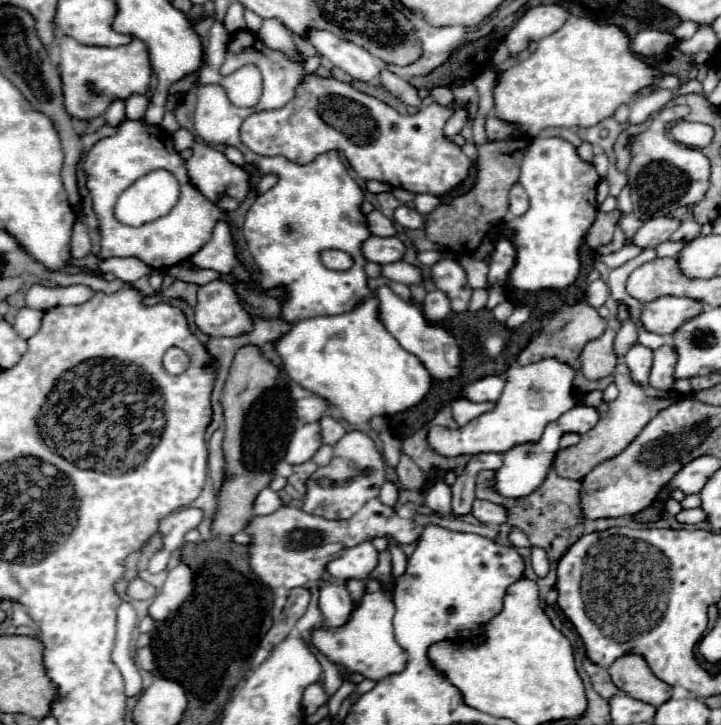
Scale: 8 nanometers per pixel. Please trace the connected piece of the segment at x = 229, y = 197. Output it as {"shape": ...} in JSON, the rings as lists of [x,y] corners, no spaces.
{"shape":[[[184,128],[176,130],[172,138],[174,138],[174,146],[178,150],[192,148],[192,152],[194,152],[192,158],[186,162],[186,170],[188,170],[190,184],[196,186],[204,194],[206,200],[210,200],[212,204],[220,206],[222,210],[228,212],[228,210],[238,208],[238,204],[248,194],[248,178],[250,178],[250,172],[246,168],[240,168],[240,166],[234,166],[232,162],[228,162],[228,158],[220,150],[216,150],[216,148],[212,148],[208,144],[198,144],[194,140],[194,136],[188,130],[184,130]]]}

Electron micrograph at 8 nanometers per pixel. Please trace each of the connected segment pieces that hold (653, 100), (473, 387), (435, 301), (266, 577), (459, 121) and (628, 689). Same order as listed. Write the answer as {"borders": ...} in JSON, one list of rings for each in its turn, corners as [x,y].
{"borders":[[[[658,90],[652,96],[646,98],[638,98],[632,102],[632,110],[630,110],[630,124],[642,124],[650,114],[660,112],[664,108],[666,102],[672,100],[672,90]]],[[[486,376],[468,384],[460,396],[466,396],[470,402],[496,402],[502,394],[502,388],[504,380],[500,376]]],[[[432,290],[432,292],[426,294],[424,304],[422,304],[422,310],[424,310],[426,320],[432,322],[432,324],[438,324],[438,322],[446,320],[446,316],[452,312],[450,306],[448,306],[446,294],[440,292],[440,290]]],[[[378,498],[368,500],[362,510],[348,520],[326,520],[314,514],[298,512],[294,506],[282,506],[272,514],[252,516],[246,532],[252,538],[248,544],[248,564],[270,590],[306,586],[306,582],[318,580],[324,574],[326,564],[332,558],[338,558],[348,546],[386,534],[398,544],[412,544],[420,536],[418,526],[410,518],[402,518]]],[[[456,110],[456,114],[446,122],[446,126],[444,126],[444,136],[446,138],[452,138],[454,134],[458,134],[460,130],[462,130],[462,126],[468,122],[468,118],[466,118],[466,114],[464,114],[464,110]]],[[[626,654],[618,658],[608,668],[608,674],[624,694],[640,702],[660,706],[670,698],[672,688],[666,682],[660,682],[660,678],[648,670],[648,664],[638,654]]]]}

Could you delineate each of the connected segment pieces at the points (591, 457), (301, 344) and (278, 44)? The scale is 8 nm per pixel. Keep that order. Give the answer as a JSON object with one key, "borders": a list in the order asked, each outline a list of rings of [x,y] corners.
{"borders":[[[[624,362],[616,366],[614,378],[616,378],[614,384],[618,388],[618,398],[608,402],[606,416],[600,416],[598,424],[588,434],[584,434],[576,446],[572,448],[568,446],[558,454],[556,458],[558,476],[570,478],[570,480],[582,480],[592,468],[620,454],[640,434],[640,430],[658,414],[658,410],[668,406],[666,398],[678,398],[676,392],[654,392],[652,394],[648,392],[650,386],[632,386],[632,380],[628,378],[628,368],[624,366]]],[[[366,298],[360,306],[346,314],[296,322],[274,342],[274,348],[288,376],[302,388],[322,396],[328,404],[336,406],[342,418],[350,424],[364,424],[374,416],[404,412],[416,406],[430,388],[430,374],[428,370],[424,370],[424,366],[420,366],[420,360],[414,354],[408,354],[396,342],[396,338],[392,338],[388,330],[384,330],[384,326],[376,322],[376,302],[372,302],[372,298]]],[[[276,18],[264,20],[258,34],[260,38],[264,38],[266,46],[272,46],[274,50],[288,50],[288,54],[296,54],[296,44],[292,40],[292,34],[280,20]]]]}

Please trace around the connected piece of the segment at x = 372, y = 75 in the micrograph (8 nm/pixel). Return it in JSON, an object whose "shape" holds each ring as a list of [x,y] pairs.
{"shape":[[[310,28],[306,32],[306,38],[318,50],[318,54],[330,60],[336,68],[348,72],[352,78],[362,82],[378,82],[384,64],[362,46],[356,46],[354,42],[340,38],[330,30]]]}

